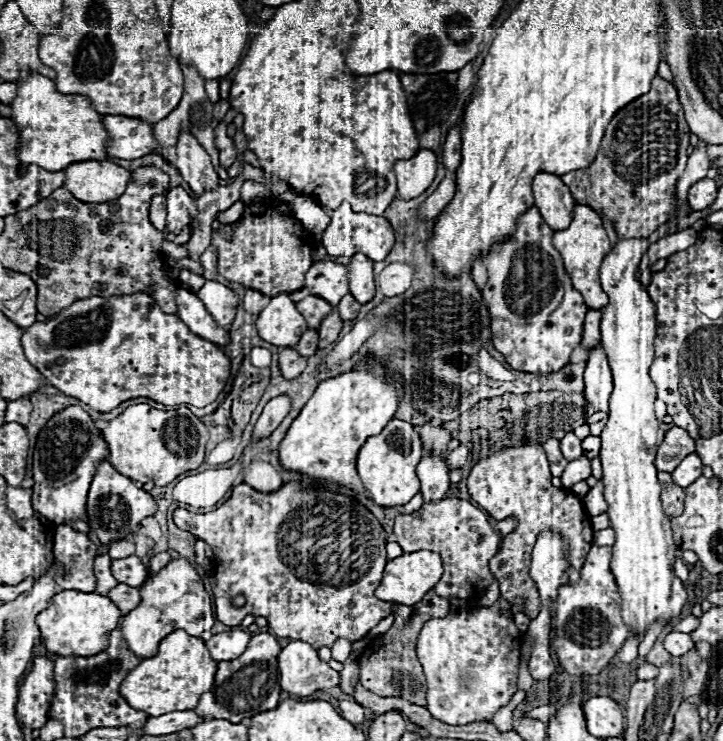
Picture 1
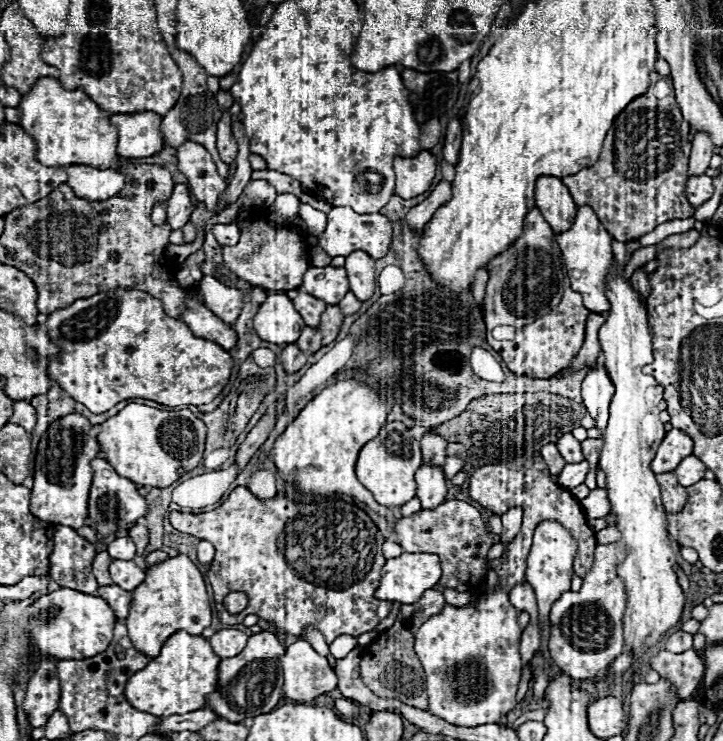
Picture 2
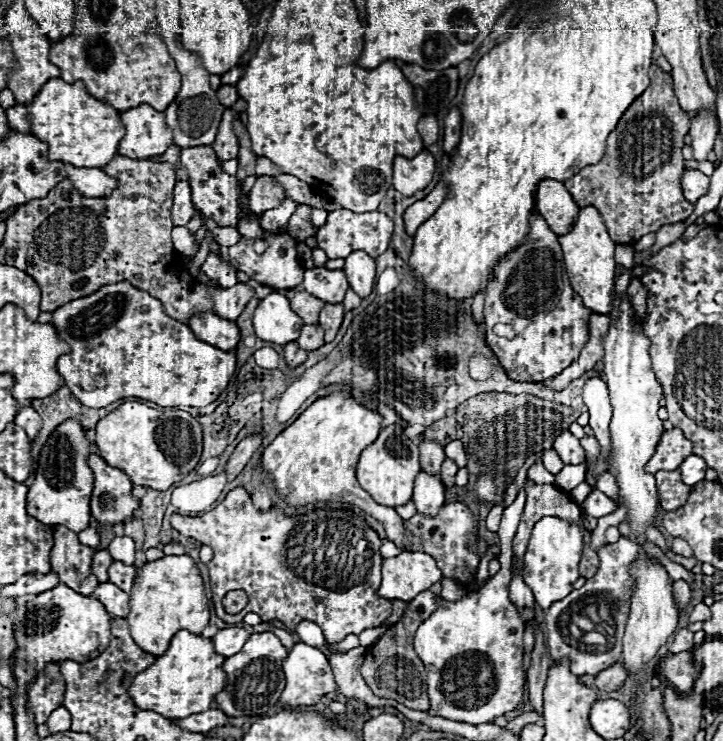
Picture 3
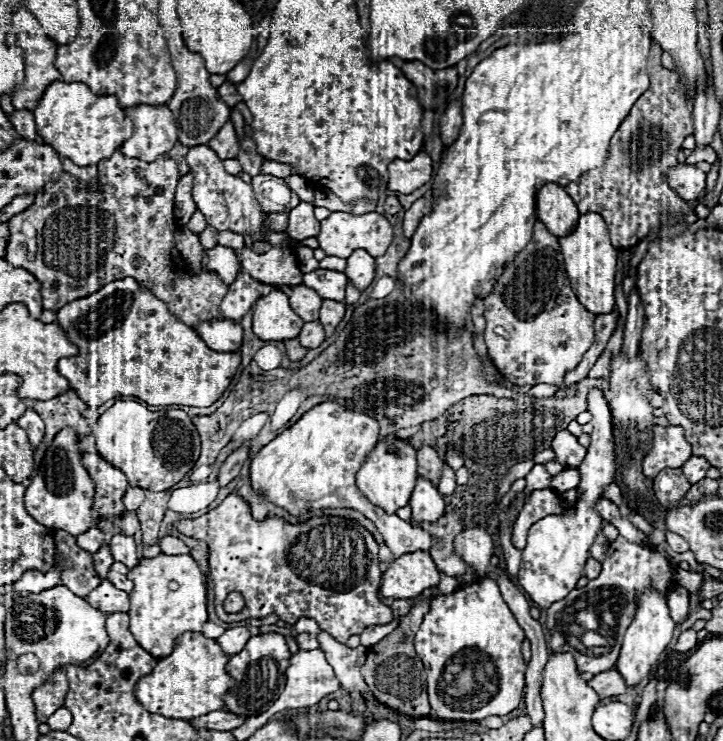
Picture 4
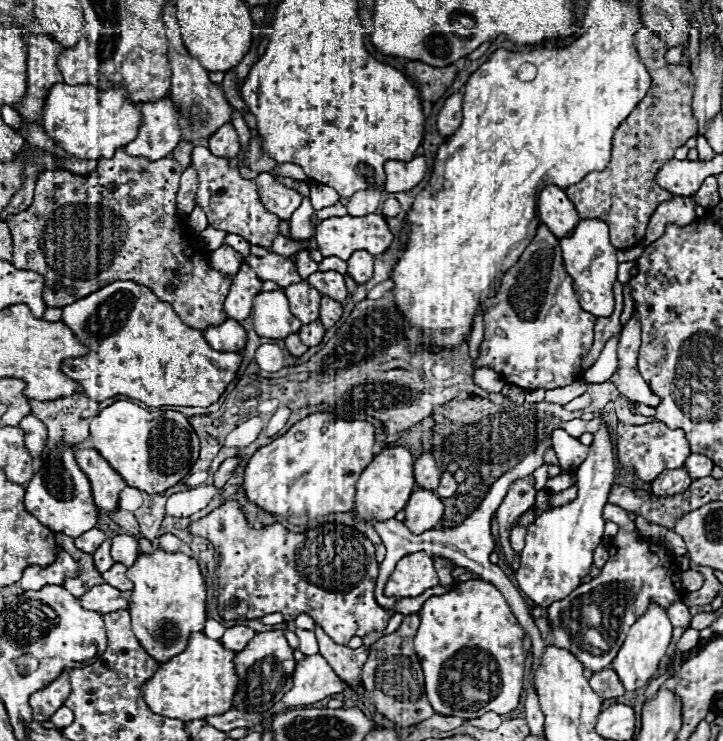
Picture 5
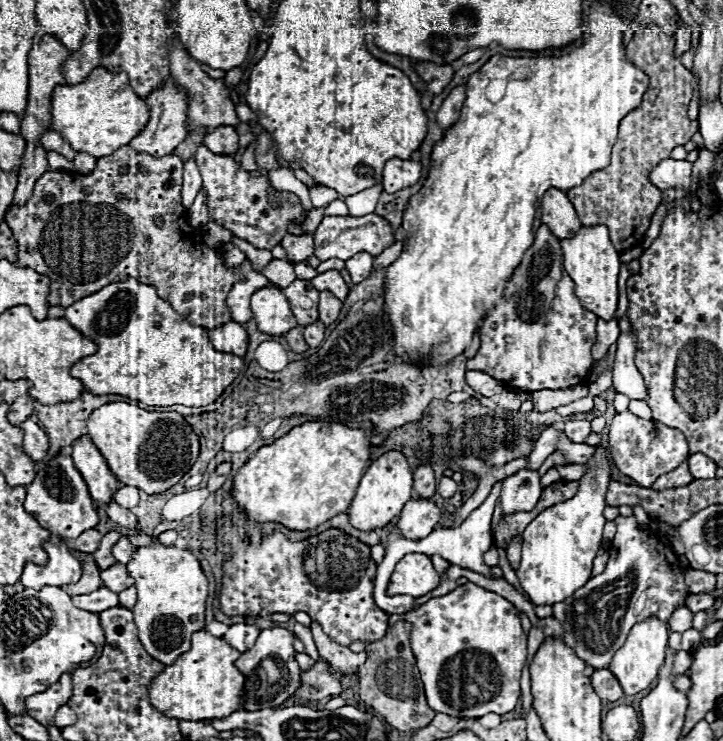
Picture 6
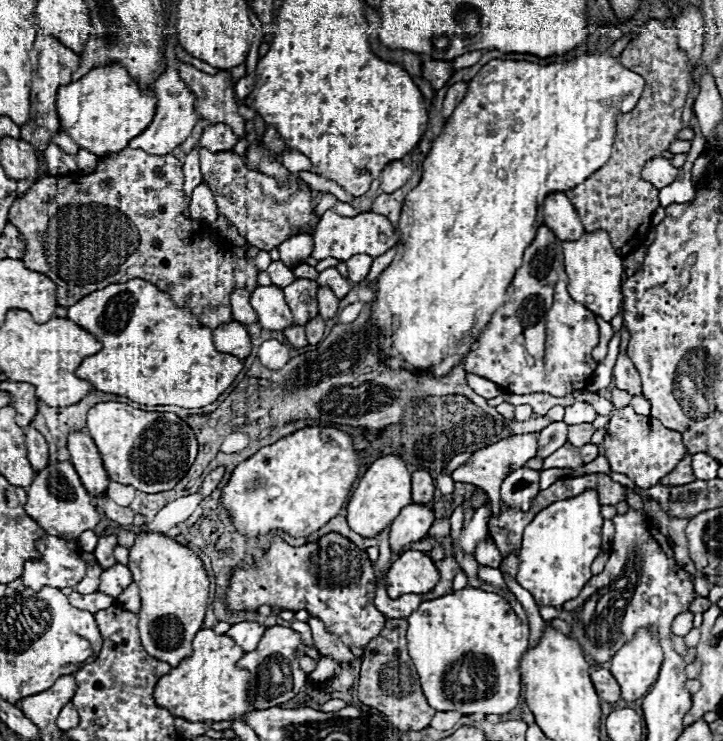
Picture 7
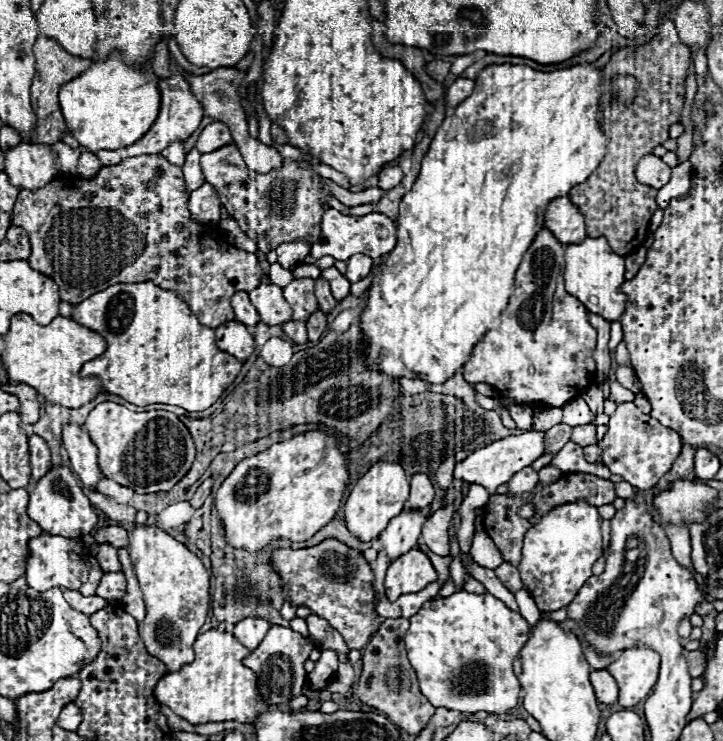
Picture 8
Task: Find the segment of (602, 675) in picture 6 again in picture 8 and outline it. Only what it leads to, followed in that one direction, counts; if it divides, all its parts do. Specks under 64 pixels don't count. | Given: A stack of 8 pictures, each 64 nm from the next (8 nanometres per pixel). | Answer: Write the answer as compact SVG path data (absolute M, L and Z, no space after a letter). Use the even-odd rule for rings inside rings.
M594 670L590 674L590 682L594 686L598 702L608 704L608 706L616 704L616 700L618 700L618 684L614 682L614 678L606 670Z

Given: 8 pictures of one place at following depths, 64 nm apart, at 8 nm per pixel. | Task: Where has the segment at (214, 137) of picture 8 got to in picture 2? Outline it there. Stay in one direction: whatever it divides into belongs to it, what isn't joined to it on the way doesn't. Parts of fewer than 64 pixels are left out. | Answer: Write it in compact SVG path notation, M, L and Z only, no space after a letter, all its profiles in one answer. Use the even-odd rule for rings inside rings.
M226 110L222 114L222 120L218 122L218 140L216 140L216 150L220 154L220 158L230 164L234 162L236 158L236 152L238 152L238 146L234 142L234 136L232 136L232 130L230 130L230 124L232 124L232 116L230 112Z

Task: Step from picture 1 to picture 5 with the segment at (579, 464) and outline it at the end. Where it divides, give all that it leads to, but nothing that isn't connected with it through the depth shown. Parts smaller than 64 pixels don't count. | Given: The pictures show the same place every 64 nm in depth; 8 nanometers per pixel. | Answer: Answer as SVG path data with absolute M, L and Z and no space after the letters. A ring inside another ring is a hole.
M560 474L560 476L556 476L556 478L550 478L550 480L546 482L546 488L548 488L550 492L558 492L558 490L564 490L564 488L574 486L574 482L576 482L576 478L574 478L574 476Z

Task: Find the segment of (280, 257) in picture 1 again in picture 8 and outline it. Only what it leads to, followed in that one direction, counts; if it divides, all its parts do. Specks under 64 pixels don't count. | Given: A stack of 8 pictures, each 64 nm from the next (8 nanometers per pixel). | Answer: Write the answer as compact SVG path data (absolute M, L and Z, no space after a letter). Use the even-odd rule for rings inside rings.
M272 264L272 266L270 266L268 278L270 278L270 282L274 282L276 286L288 286L288 284L294 280L292 272L286 270L286 268L282 268L280 264Z

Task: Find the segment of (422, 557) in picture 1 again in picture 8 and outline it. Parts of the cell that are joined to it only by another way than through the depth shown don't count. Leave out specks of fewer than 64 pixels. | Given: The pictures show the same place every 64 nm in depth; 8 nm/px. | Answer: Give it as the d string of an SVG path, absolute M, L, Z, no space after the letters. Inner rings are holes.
M412 548L410 552L402 554L398 560L394 560L388 566L386 580L384 580L386 596L390 602L394 602L402 594L420 592L436 578L438 578L436 570L432 568L432 562L428 560L428 556Z

